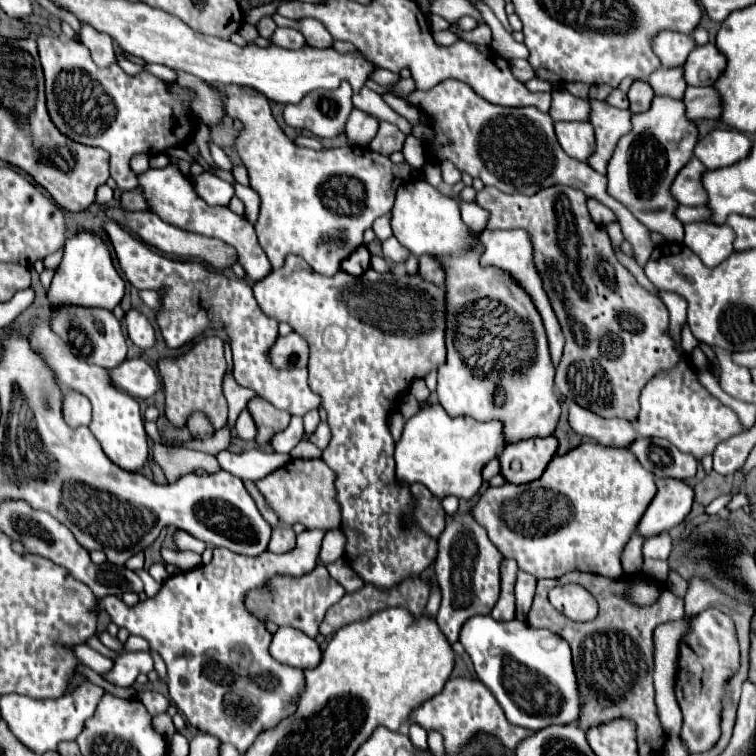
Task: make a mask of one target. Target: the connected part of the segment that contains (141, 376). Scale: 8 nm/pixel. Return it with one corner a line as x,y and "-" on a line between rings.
141,357
125,359
119,367
109,369
111,385
127,391
137,399
149,399
155,391
161,389
161,381
155,369

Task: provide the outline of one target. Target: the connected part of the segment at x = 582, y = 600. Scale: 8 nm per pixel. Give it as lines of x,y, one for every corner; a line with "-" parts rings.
577,585
554,587
548,597
557,610
573,621
589,621
597,615
597,603
583,587

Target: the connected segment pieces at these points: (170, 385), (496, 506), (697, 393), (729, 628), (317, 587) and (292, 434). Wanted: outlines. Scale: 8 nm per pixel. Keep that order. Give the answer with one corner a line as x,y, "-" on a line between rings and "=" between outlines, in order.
217,335
201,337
183,355
161,357
157,363
157,371
165,385
165,397
167,397
165,413
175,427
183,427
193,411
207,413
215,429
221,429
227,423
227,401
221,391
227,361
223,355
223,341
=
583,443
561,457
553,457
545,473
535,483
489,487
471,509
473,519
487,529
491,543
505,559
515,559
519,569
537,579
557,579
569,571
597,573
603,577
623,575
619,555
635,533
639,519
655,497
655,475
645,471
629,447
607,447
601,443
=
685,355
673,371
661,373
661,377
655,377
645,385
641,391
641,413
635,425
641,437
669,439
679,451
693,455
697,461
711,455
721,441
745,431
737,415
699,385
697,375
687,363
=
707,609
697,619
689,635
681,641
679,647
679,671
675,683
675,695
683,711
683,729
681,739
689,745
691,753
707,751
713,747
713,741
719,739
719,715
721,715
721,695
723,683
739,667
739,651
735,639
735,627
729,615
719,609
=
325,565
315,567
311,573
293,577
293,575
275,575
269,585
251,589
245,597
245,607
249,613
253,613
261,621
273,621
279,627
291,625
299,631
303,631
309,637
315,637
319,631
319,625
325,617
325,611
335,605
345,595
345,589
329,575
=
293,417
289,427
281,433
275,435
275,439
271,439
271,447
277,453
291,453
291,449
303,439
303,421
301,417

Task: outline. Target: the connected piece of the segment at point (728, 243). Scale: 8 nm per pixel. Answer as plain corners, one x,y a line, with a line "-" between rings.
689,223
683,243
707,265
715,267
733,251
733,231
727,225

